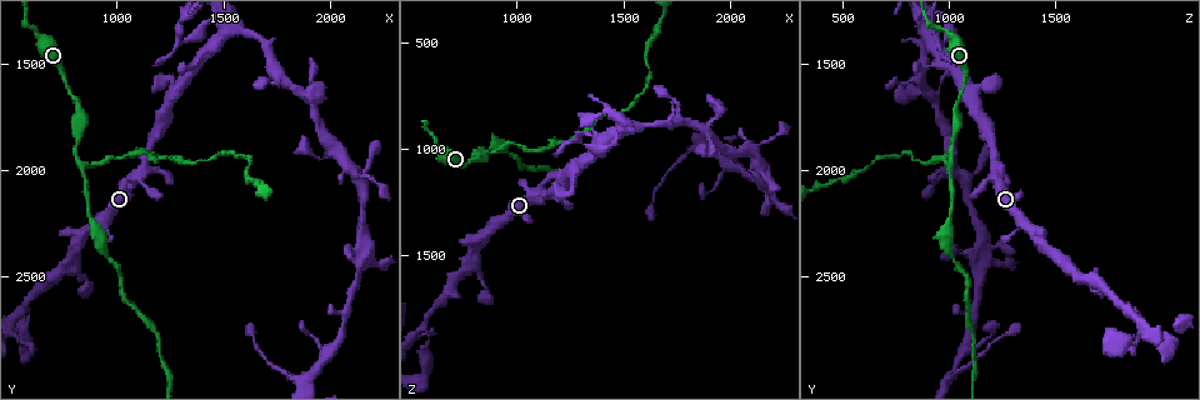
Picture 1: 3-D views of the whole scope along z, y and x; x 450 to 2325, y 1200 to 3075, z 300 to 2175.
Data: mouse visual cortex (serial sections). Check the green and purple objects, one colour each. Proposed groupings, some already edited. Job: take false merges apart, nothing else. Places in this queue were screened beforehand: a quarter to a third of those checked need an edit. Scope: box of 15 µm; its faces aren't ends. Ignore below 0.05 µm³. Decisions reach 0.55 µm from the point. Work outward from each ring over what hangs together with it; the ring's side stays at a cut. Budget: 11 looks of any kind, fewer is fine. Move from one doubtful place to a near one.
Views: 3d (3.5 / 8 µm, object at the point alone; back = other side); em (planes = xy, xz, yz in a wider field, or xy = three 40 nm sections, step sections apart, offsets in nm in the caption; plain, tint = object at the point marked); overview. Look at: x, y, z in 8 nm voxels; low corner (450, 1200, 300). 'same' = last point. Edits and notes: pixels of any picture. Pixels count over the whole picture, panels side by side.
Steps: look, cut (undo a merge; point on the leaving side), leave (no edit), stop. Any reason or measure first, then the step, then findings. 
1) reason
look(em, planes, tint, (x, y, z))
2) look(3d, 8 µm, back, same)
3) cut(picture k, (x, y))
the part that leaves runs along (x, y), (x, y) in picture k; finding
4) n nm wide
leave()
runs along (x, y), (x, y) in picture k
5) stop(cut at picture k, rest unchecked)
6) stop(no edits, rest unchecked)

two arms in line, one across
look(3d, 3.5 µm, (840, 1970, 1010))

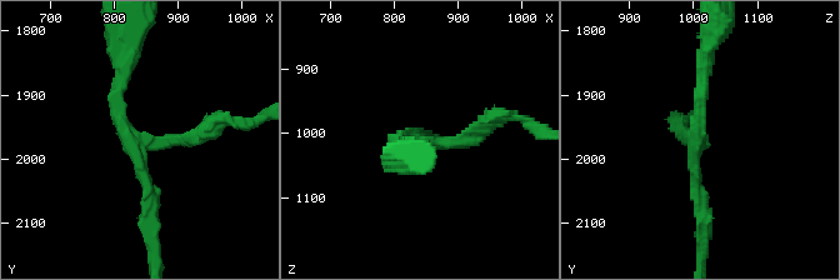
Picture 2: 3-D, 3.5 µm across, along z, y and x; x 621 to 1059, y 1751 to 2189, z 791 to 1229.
3 arms; arms of 200, 200, 200 nm; need the tissue
look(em, planes, plain, (835, 1970, 1010))

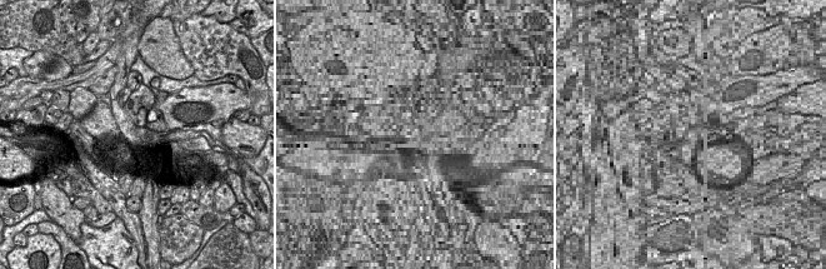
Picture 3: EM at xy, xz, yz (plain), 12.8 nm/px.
look(em, planes, tint, same)

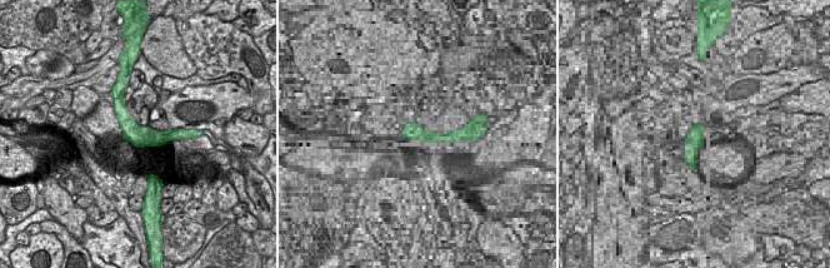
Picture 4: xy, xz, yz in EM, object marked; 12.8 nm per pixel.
cut(picture 2, (201, 133))
the part that leaves runs along (164, 140), (260, 118) in picture 2; a second cell is stuck on

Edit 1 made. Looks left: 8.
look(overview)

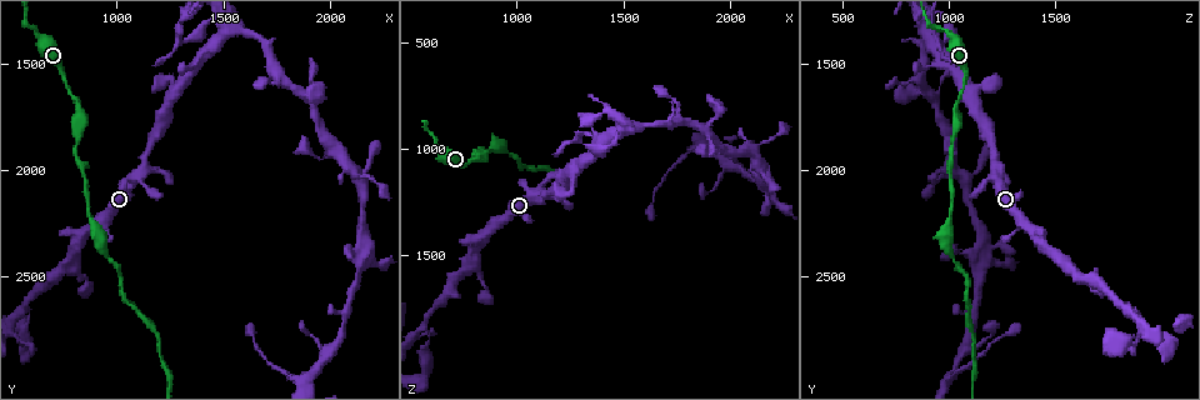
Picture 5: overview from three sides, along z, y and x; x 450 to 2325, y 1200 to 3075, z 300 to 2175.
four-way junction
look(3d, 3.5 µm, (1570, 1340, 890))

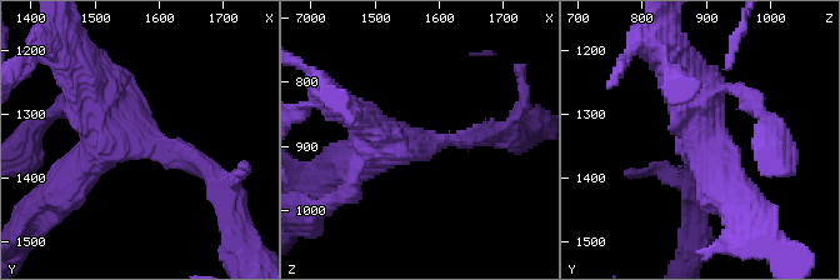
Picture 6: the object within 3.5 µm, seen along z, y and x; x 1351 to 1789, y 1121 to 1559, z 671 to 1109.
leave()
runs along (720, 171), (701, 98), (743, 90), (759, 109) in picture 6; continuous, no second cell

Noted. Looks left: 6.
abrupt turn
look(3d, 8 µm, (1310, 1400, 960))

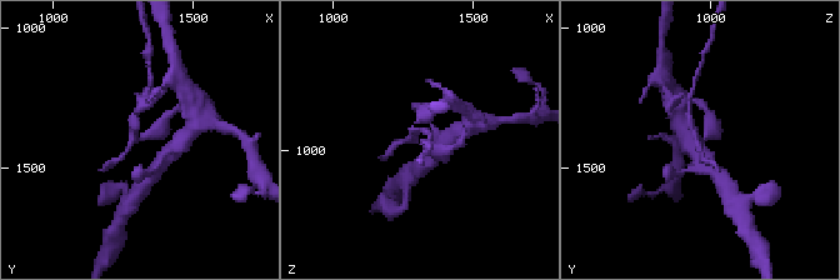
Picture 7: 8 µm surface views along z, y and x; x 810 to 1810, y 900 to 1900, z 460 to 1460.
look(em, planes, tint, (1300, 1400, 960))

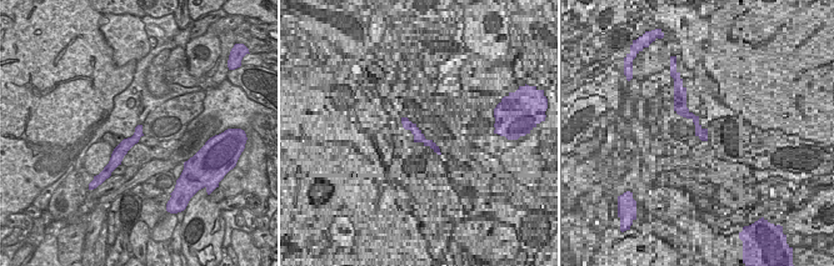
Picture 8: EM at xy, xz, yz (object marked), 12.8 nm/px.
160 nm wide
cut(picture 7, (135, 124))
two cells meet here

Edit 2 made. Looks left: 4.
narrows sharply
look(3d, 3.5 µm, (2020, 1890, 1020))

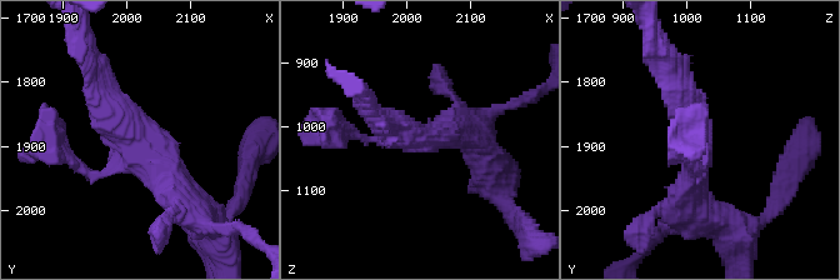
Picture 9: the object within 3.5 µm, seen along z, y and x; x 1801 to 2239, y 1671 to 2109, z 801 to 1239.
3 arms; arms of 100, 350, 400 nm
look(em, xy, step 2, tint, (2020, 1900, 1020))

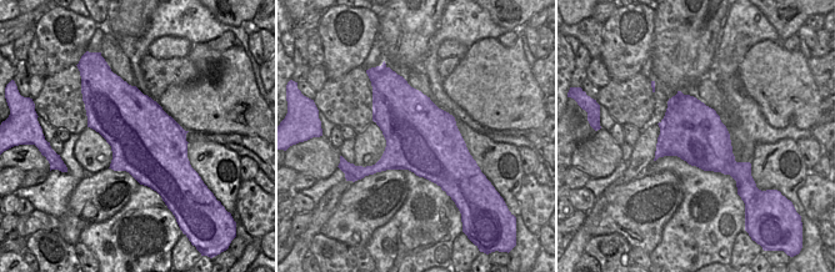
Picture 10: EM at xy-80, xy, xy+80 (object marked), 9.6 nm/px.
650 nm wide
leave()
runs along (96, 80), (124, 130), (193, 210) in picture 9; all the same cell

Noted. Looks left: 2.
stop(cut at picture 2, cut at picture 7, rest unchecked)

